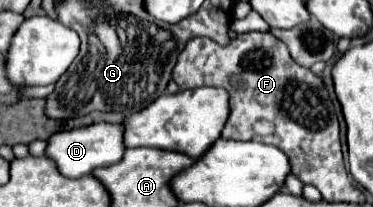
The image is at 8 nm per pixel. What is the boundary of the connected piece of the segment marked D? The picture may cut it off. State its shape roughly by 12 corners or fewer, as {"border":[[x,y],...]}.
{"border":[[122,125],[62,129],[46,157],[64,177],[122,159]]}

